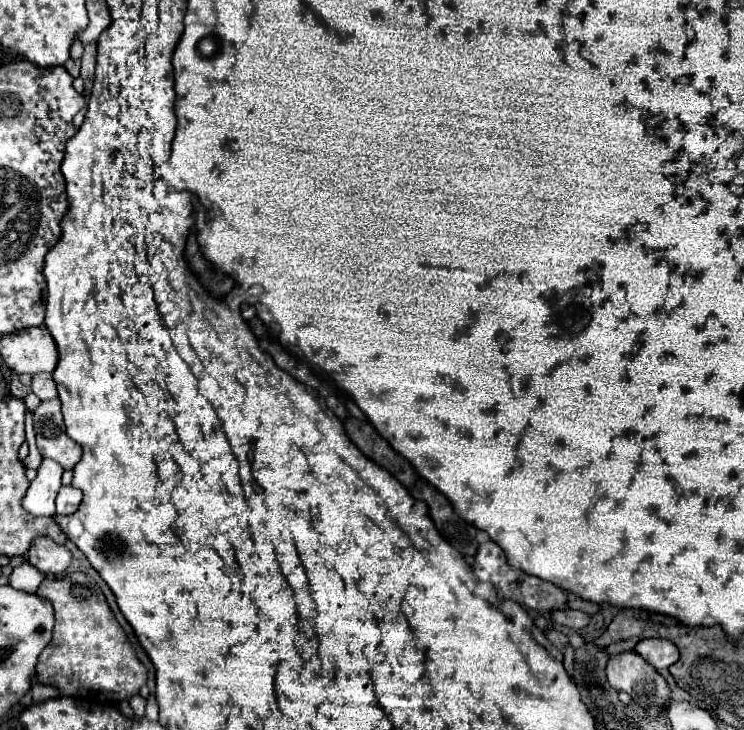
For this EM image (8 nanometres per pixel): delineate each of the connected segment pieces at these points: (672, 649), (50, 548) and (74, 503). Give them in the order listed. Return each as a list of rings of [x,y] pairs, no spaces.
[[[643,639],[635,645],[635,651],[655,669],[671,667],[679,659],[677,647],[667,639]]]
[[[35,539],[29,547],[29,563],[45,575],[61,575],[71,565],[71,553],[51,539]]]
[[[61,487],[57,495],[57,513],[59,515],[73,515],[81,503],[81,491],[75,487]]]

